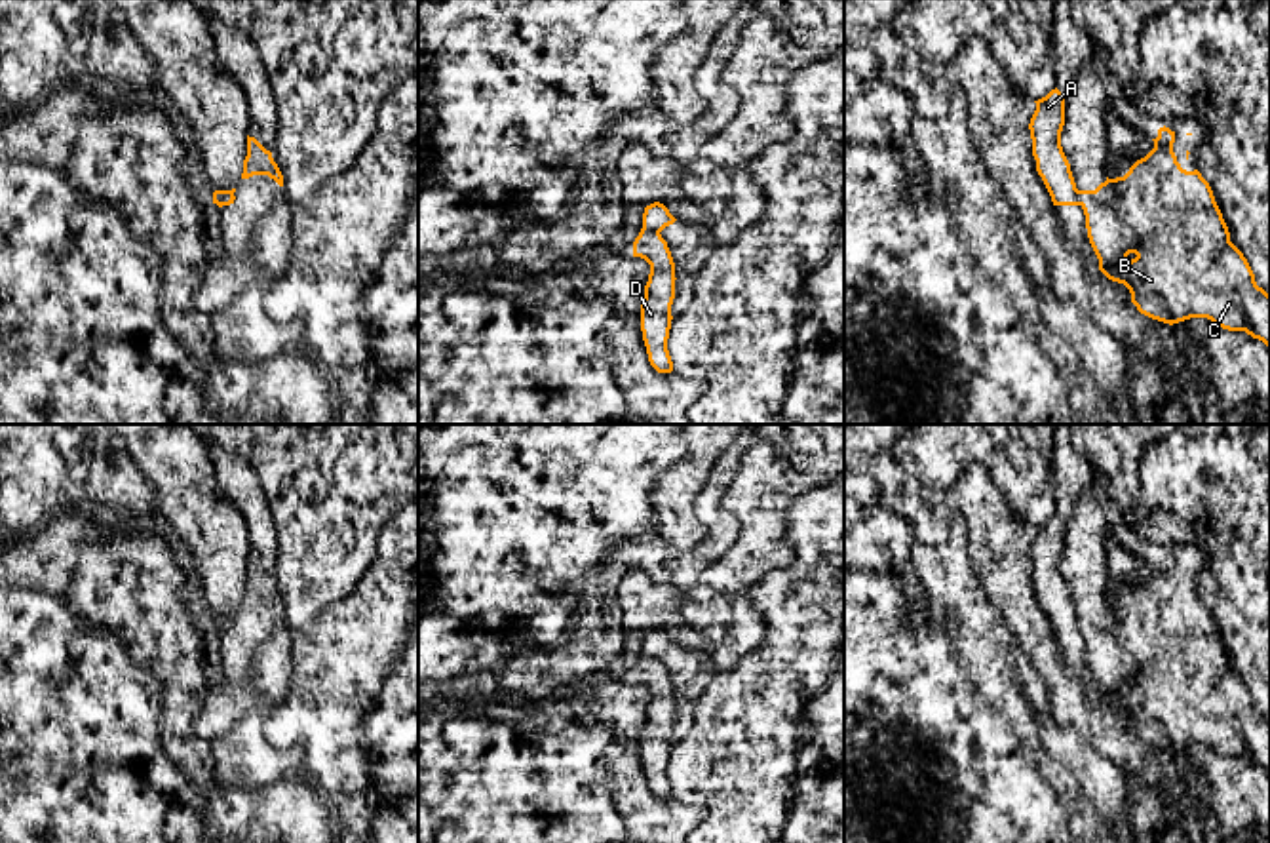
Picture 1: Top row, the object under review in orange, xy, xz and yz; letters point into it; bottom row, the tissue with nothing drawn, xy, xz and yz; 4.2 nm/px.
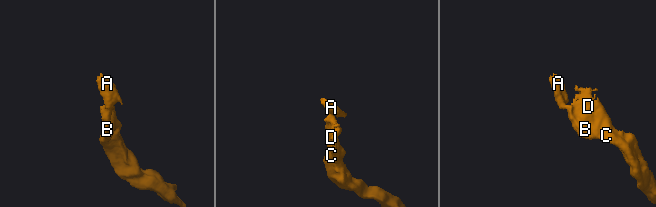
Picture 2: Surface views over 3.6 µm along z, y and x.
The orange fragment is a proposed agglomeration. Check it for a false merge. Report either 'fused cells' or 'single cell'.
fused cells

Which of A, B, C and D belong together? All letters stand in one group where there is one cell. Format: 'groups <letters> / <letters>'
groups A / B C D

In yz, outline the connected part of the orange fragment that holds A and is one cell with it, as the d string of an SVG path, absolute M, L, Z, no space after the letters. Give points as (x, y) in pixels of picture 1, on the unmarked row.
M1055 514L1034 529L1036 537L1029 556L1036 598L1042 603L1053 632L1080 632L1070 590L1061 573L1065 521Z

